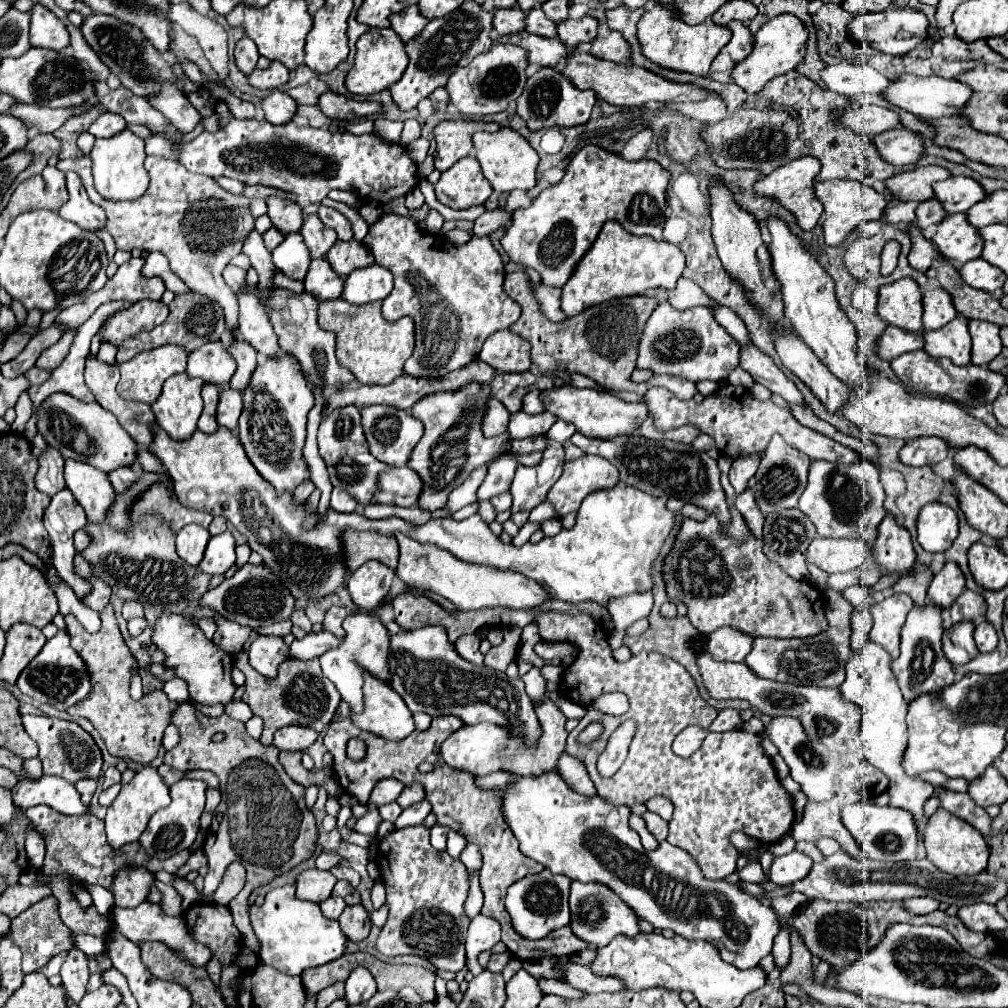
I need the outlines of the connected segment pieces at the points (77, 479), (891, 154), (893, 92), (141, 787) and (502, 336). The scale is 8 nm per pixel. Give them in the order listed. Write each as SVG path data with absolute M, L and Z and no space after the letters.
M65 460L65 482L75 500L83 506L87 520L103 524L109 508L115 504L115 492L107 474L89 464Z
M905 128L885 130L875 138L869 138L869 142L875 144L879 156L893 166L911 166L923 154L921 138Z
M903 74L899 78L895 78L885 90L883 90L883 98L901 110L907 110L915 116L925 116L925 118L943 118L943 116L955 116L959 110L963 110L965 102L971 96L971 88L955 82L955 80L947 80L947 78L939 78L939 76L929 76L929 78L917 78L917 76L909 76Z
M153 766L141 768L133 776L133 780L121 788L121 792L117 794L117 798L113 800L113 804L107 808L105 828L107 828L107 840L109 840L109 844L113 848L119 848L123 844L129 844L129 842L139 840L139 836L147 828L147 822L153 816L153 812L157 812L159 808L169 806L169 802L171 802L169 788L161 780L161 776L157 774L157 770Z
M499 330L485 340L479 358L497 372L527 372L531 366L529 350L531 346L527 340L511 330Z

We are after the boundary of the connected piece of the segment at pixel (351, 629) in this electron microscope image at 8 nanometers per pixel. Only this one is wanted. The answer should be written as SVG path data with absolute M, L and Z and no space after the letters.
M359 612L349 616L343 622L343 628L347 632L343 644L335 650L325 652L319 658L323 674L335 684L339 690L343 702L349 706L353 714L361 714L363 710L363 672L371 674L373 678L379 678L387 684L391 684L391 674L387 666L387 656L389 656L389 632L381 624L379 616L373 616L371 612Z

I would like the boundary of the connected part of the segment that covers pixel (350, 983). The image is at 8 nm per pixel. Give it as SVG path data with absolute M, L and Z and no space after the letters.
M357 966L351 976L345 980L345 1000L349 1004L361 1004L367 1002L369 998L373 998L373 994L377 992L377 986L373 982L373 976L367 968Z

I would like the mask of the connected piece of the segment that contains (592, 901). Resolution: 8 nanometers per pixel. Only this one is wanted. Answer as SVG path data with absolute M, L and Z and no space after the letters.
M573 882L571 884L571 896L569 896L569 906L571 906L571 930L581 938L583 942L589 942L591 946L607 946L615 936L625 934L627 938L635 938L639 930L639 918L621 902L621 898L609 890L603 884L583 884L583 882Z

